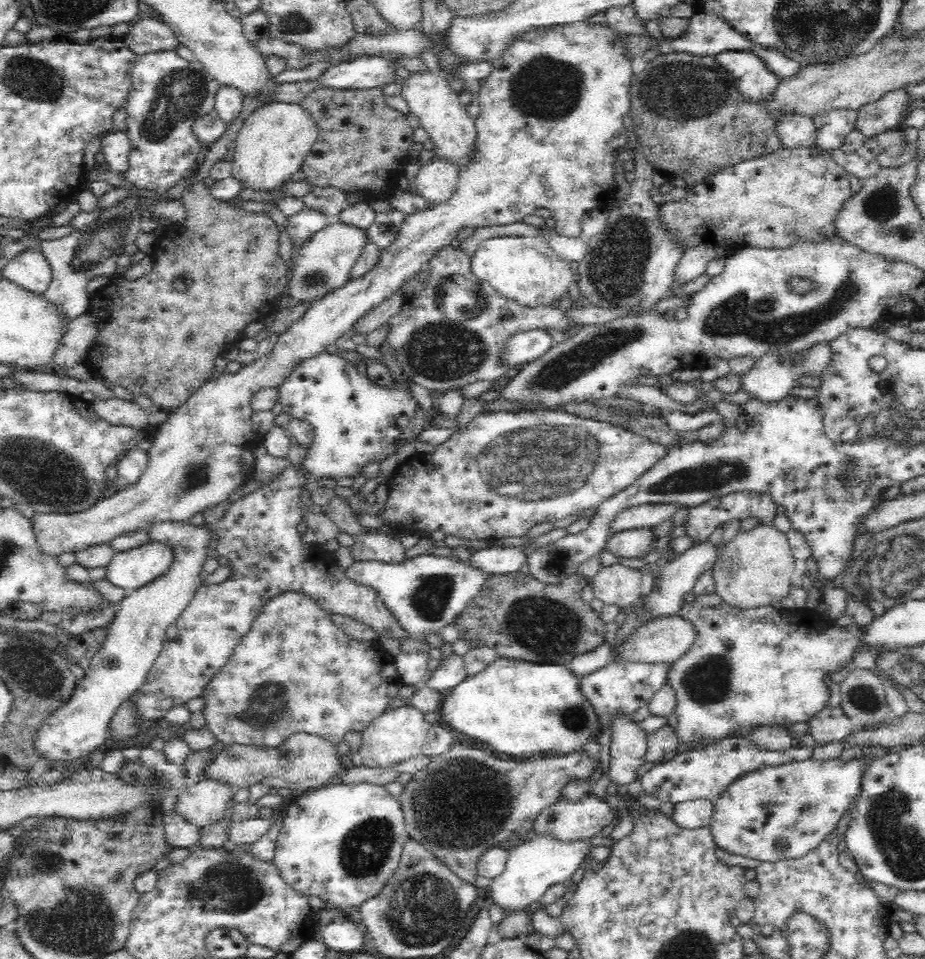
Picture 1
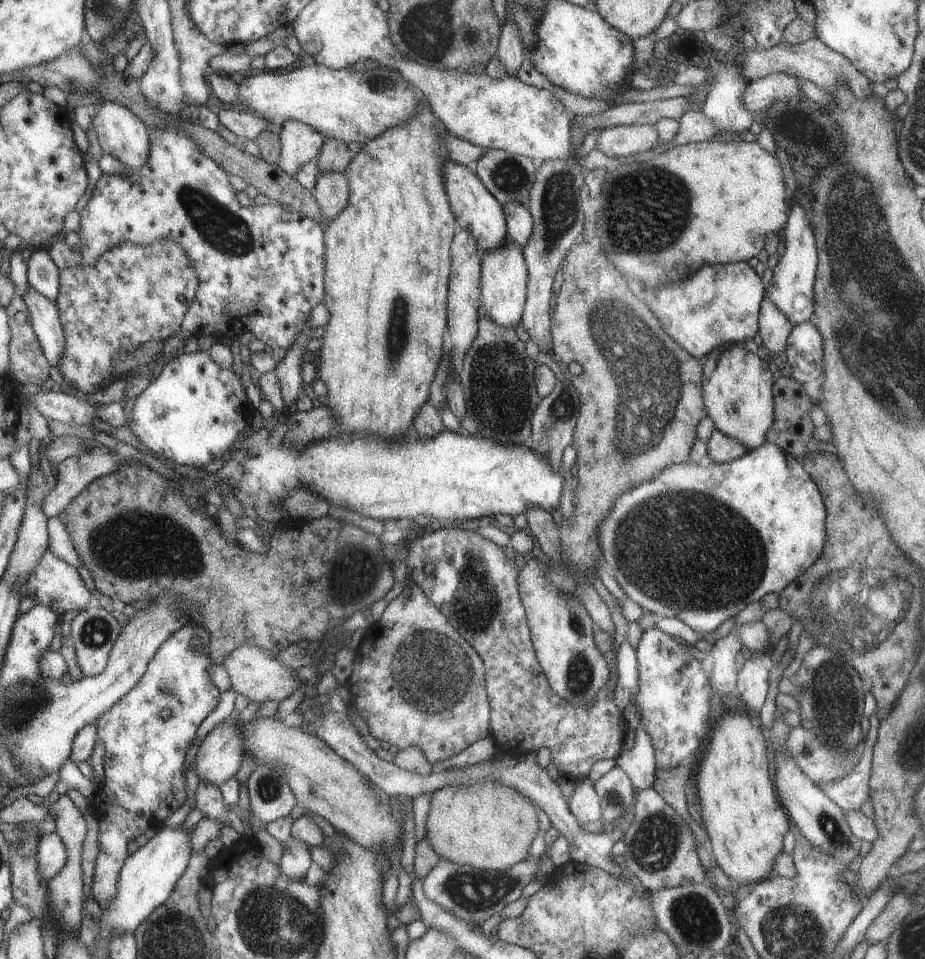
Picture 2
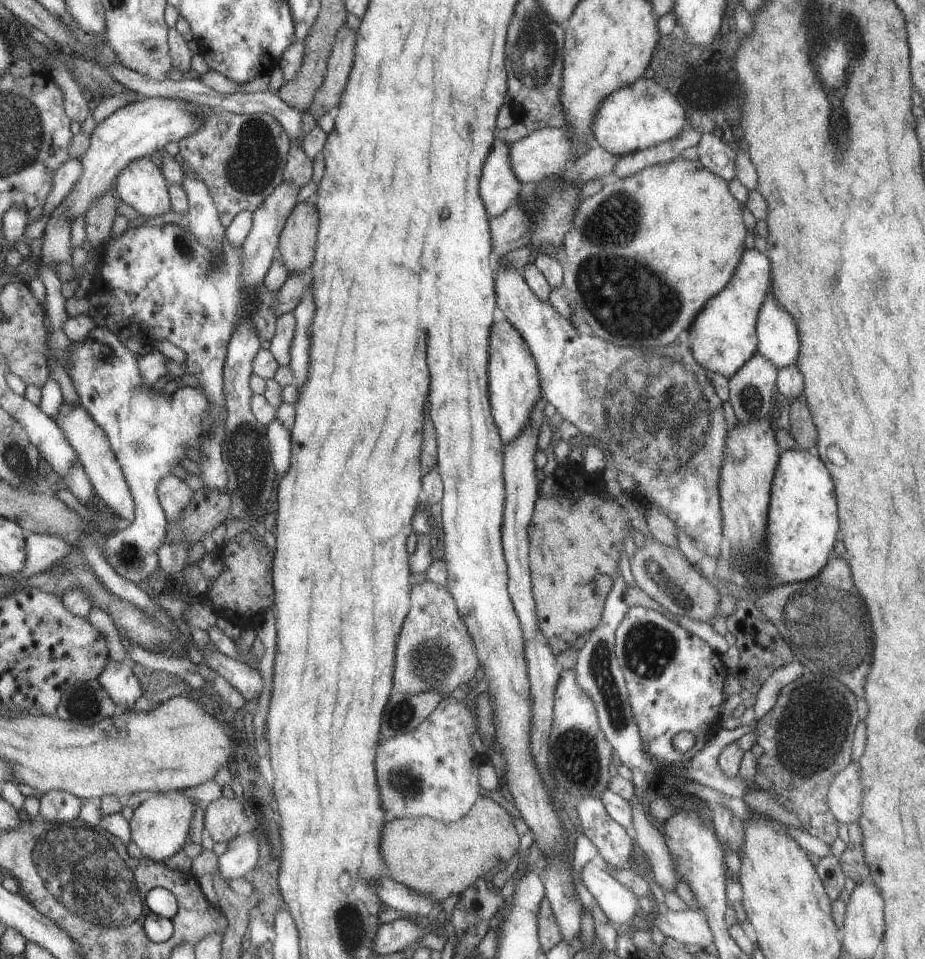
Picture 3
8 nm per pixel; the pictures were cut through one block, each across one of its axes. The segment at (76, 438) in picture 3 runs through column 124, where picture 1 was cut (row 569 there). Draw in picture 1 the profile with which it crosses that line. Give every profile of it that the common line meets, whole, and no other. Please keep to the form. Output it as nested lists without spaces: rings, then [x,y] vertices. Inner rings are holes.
[[[493,545],[473,552],[469,562],[492,576],[515,573],[526,562],[528,554],[522,546]]]

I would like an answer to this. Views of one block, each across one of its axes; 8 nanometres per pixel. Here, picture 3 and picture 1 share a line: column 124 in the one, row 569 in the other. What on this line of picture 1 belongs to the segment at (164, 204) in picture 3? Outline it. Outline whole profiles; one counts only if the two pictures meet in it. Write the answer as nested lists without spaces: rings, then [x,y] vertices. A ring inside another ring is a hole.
[[[186,521],[159,522],[144,531],[152,541],[170,545],[174,549],[174,561],[164,575],[121,600],[121,609],[109,624],[106,640],[93,656],[85,675],[78,677],[71,697],[54,710],[37,730],[34,749],[42,754],[42,758],[64,760],[68,764],[68,760],[103,748],[115,710],[142,686],[167,640],[168,628],[176,624],[203,584],[206,575],[203,568],[210,543],[214,543],[210,527],[190,525]]]

